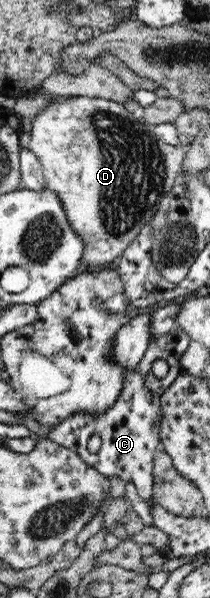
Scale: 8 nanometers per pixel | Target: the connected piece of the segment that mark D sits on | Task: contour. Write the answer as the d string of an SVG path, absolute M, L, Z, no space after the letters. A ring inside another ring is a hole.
M73 96L73 97L57 97L52 99L47 106L43 106L40 114L32 118L33 126L31 128L31 135L29 142L29 149L37 156L43 167L44 180L46 181L46 188L55 191L61 199L63 208L66 210L67 218L73 227L73 230L80 234L83 242L86 242L87 250L83 254L83 267L81 270L91 270L98 267L111 267L115 265L122 253L128 246L138 237L139 232L146 228L158 211L161 198L168 194L175 184L183 170L183 162L185 160L185 152L182 146L171 146L166 144L163 140L157 138L153 132L152 126L145 123L143 120L135 118L135 116L126 110L124 105L112 100L91 98L87 96Z

